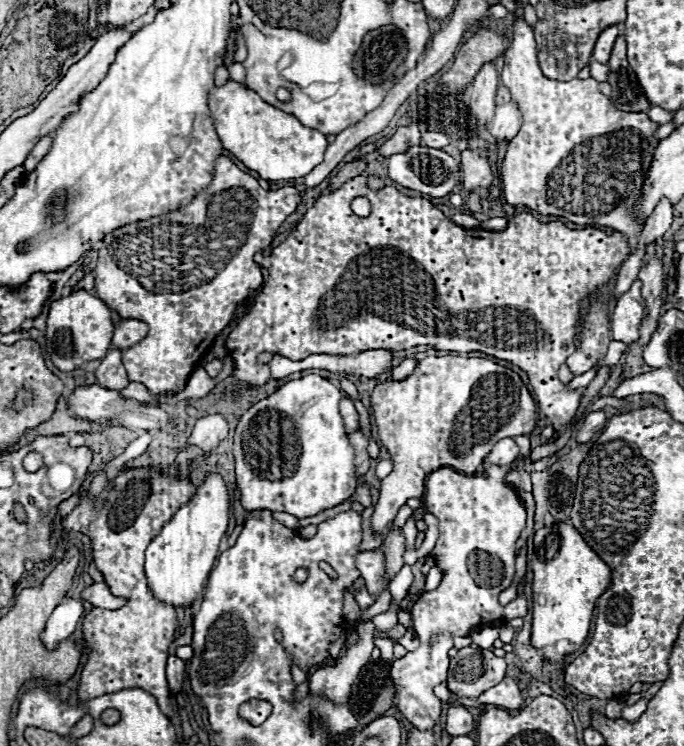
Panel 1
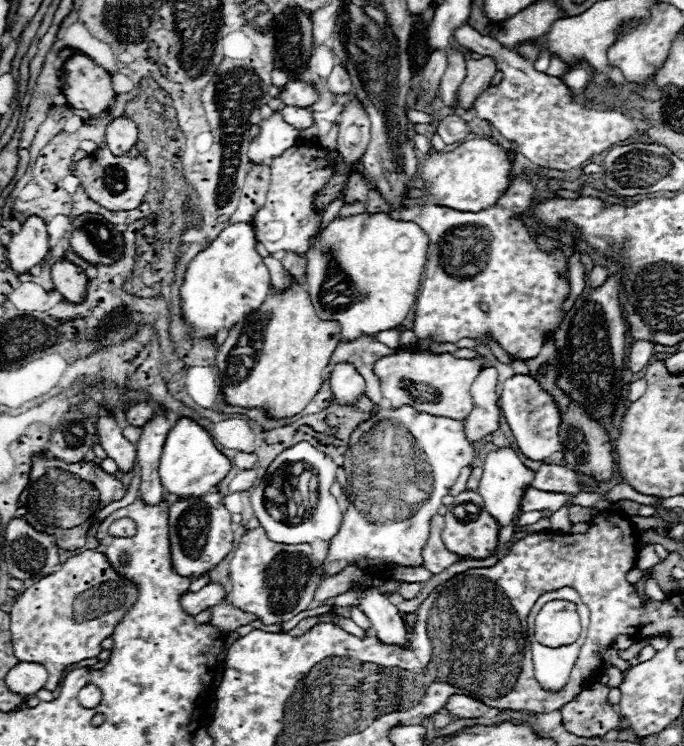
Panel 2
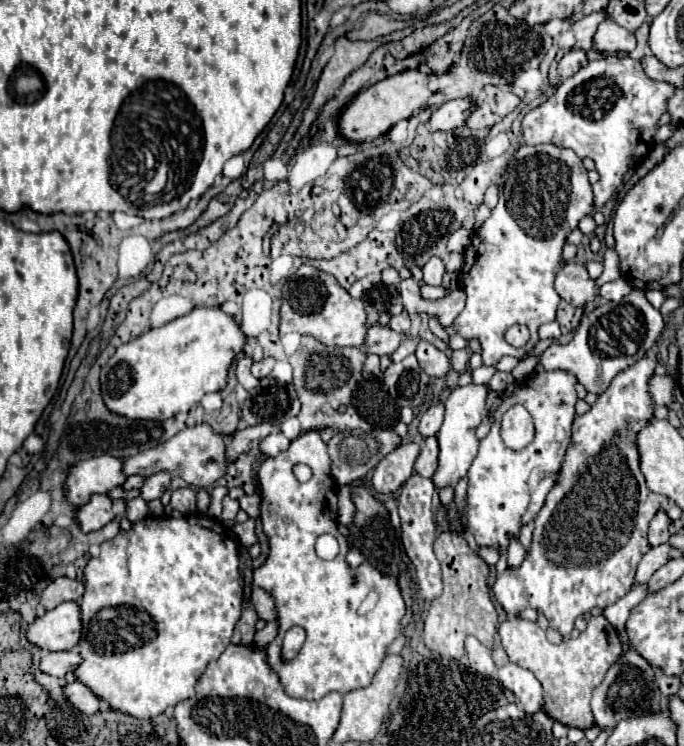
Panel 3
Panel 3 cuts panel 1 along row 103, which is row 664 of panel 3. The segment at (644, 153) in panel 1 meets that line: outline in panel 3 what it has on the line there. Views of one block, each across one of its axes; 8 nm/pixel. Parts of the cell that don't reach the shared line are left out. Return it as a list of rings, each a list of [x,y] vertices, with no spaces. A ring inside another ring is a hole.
[[[604,616],[588,618],[586,632],[562,644],[550,644],[538,622],[510,618],[500,624],[500,640],[510,662],[530,670],[544,686],[544,710],[548,716],[570,728],[586,730],[594,726],[590,710],[592,692],[604,680],[610,664],[622,654],[618,632]]]

